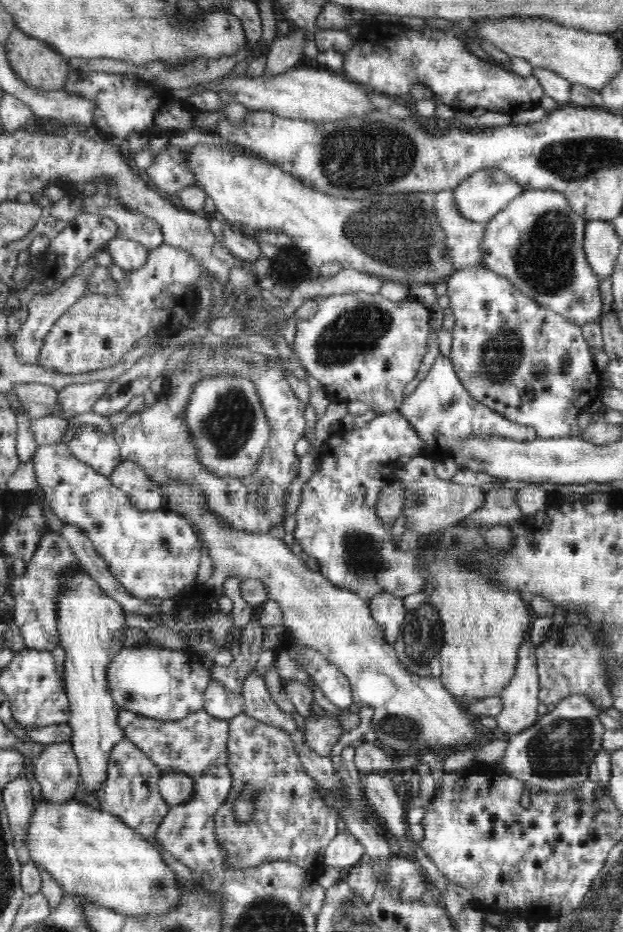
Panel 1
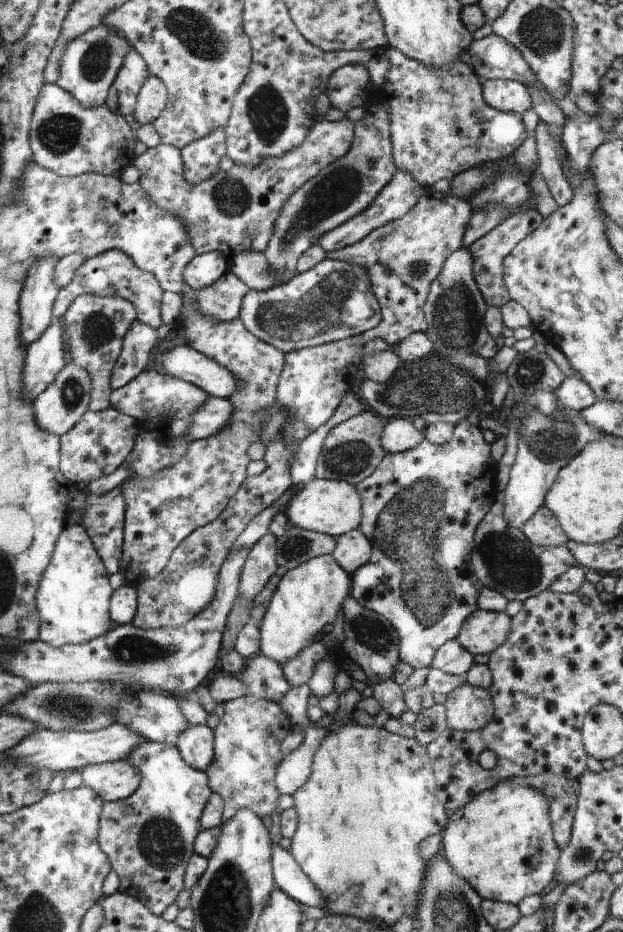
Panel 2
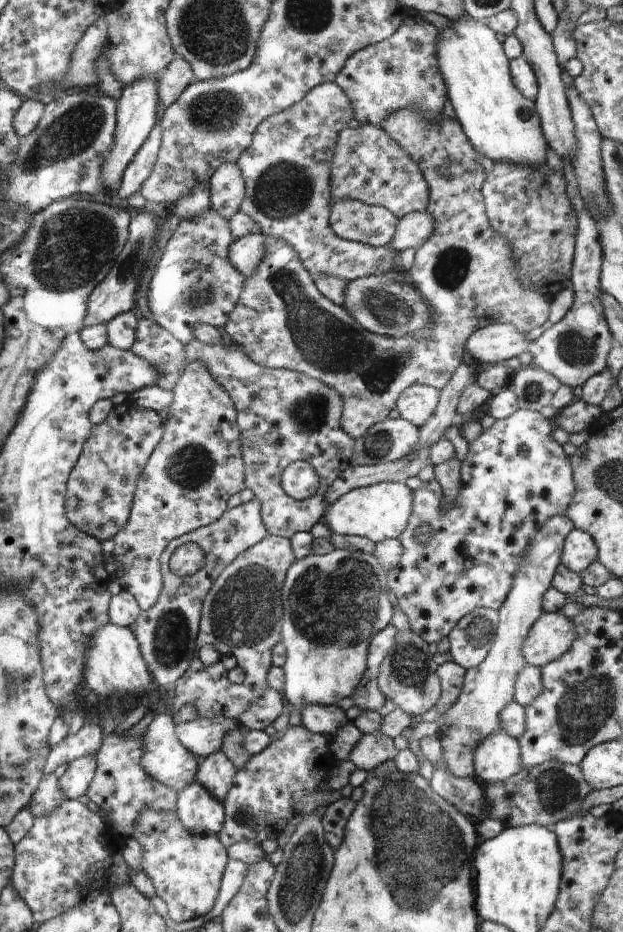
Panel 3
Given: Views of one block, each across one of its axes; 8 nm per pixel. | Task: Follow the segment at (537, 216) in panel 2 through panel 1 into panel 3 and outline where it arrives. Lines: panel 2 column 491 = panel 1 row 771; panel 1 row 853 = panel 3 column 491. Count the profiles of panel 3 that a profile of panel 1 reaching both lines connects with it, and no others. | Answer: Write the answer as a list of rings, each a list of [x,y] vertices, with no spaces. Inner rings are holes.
[[[417,107],[409,110],[402,110],[389,118],[381,125],[382,129],[395,141],[399,146],[402,146],[407,154],[416,162],[419,167],[422,177],[426,180],[427,188],[429,190],[429,202],[426,212],[433,219],[433,232],[431,236],[416,250],[416,257],[414,265],[410,270],[410,276],[418,292],[422,294],[424,302],[429,304],[430,308],[436,307],[438,311],[433,311],[433,327],[432,334],[427,337],[415,338],[407,335],[401,338],[384,337],[383,335],[376,335],[375,333],[364,330],[354,321],[352,316],[347,314],[347,311],[342,305],[333,304],[327,300],[314,284],[314,280],[310,274],[304,269],[302,262],[295,254],[295,251],[284,241],[271,235],[264,235],[263,240],[263,258],[258,264],[258,267],[250,274],[250,277],[244,278],[243,290],[239,300],[237,301],[234,311],[230,314],[229,320],[224,326],[224,330],[230,335],[232,342],[238,344],[243,352],[254,362],[272,369],[291,369],[302,372],[311,378],[317,379],[319,382],[330,386],[333,390],[338,392],[338,395],[343,401],[343,414],[341,417],[342,429],[354,440],[362,437],[366,430],[369,430],[374,424],[385,420],[390,411],[393,410],[397,404],[400,394],[411,385],[415,383],[420,385],[427,385],[436,388],[440,391],[453,378],[454,372],[466,357],[465,343],[467,339],[480,328],[492,325],[493,323],[507,323],[514,326],[517,332],[528,334],[531,330],[544,326],[549,318],[549,304],[550,300],[545,296],[545,291],[538,292],[531,289],[531,286],[523,279],[523,275],[519,273],[517,266],[517,258],[513,254],[513,246],[509,239],[502,234],[499,234],[488,221],[485,214],[485,205],[481,194],[483,183],[485,182],[485,170],[475,160],[475,149],[470,145],[468,138],[464,135],[462,128],[459,126],[457,120],[450,120],[442,112],[437,115],[436,119],[428,119]]]

